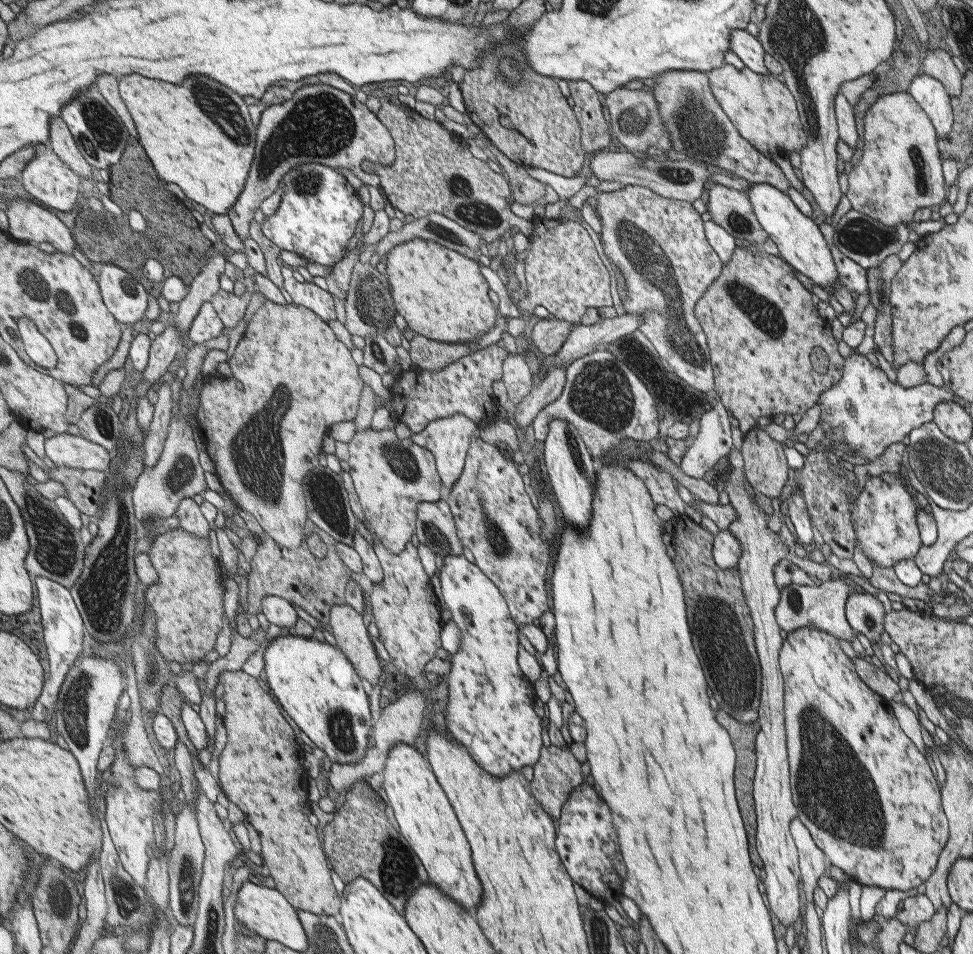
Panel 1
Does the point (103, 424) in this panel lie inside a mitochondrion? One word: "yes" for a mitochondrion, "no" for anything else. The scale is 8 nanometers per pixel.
yes

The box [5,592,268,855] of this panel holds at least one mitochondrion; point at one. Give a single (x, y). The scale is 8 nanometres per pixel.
(75, 717)

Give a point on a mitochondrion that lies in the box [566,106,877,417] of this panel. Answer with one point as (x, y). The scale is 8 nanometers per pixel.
(648, 259)

